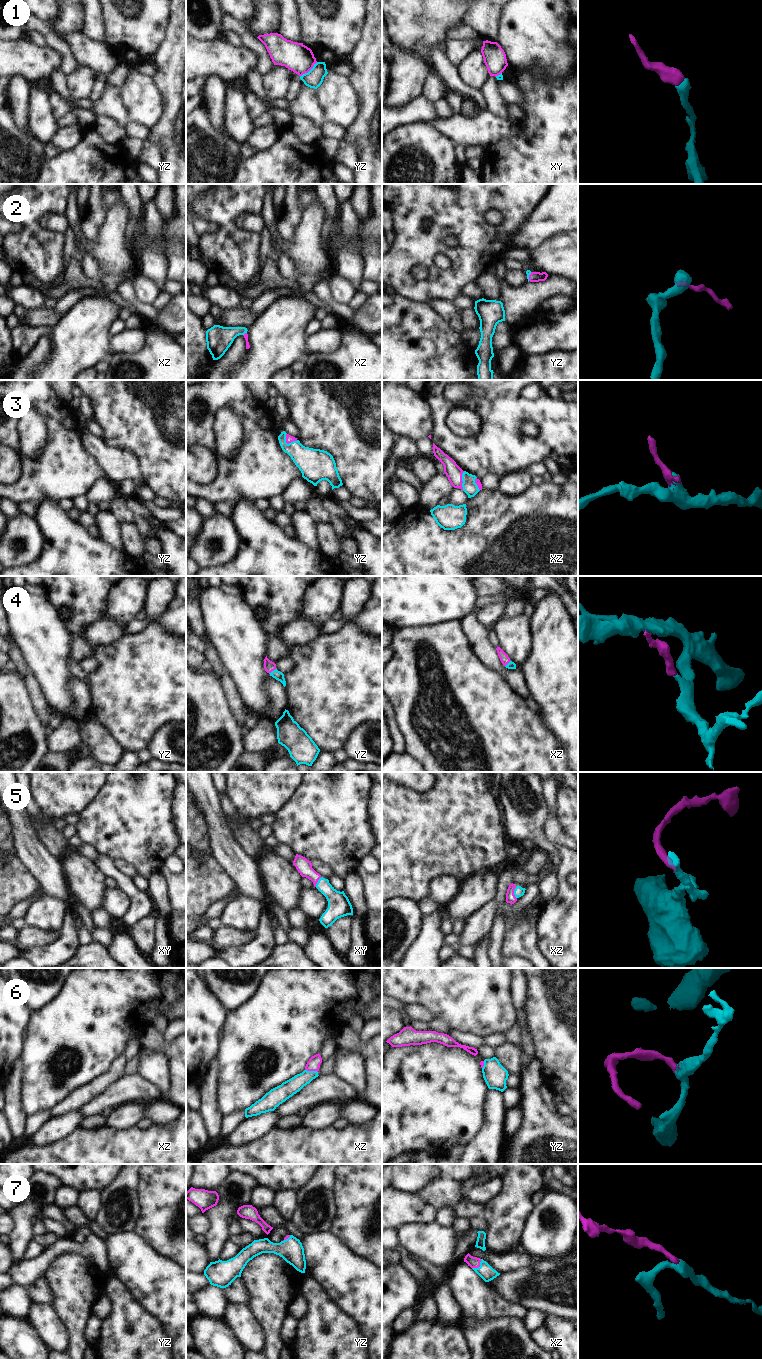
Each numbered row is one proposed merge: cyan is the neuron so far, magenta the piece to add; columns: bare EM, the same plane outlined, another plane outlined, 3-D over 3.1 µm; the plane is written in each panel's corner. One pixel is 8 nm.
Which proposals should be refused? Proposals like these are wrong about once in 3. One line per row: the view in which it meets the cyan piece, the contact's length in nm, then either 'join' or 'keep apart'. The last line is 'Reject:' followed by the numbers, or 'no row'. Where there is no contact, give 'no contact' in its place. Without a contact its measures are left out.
1: yz | 180 nm | keep apart
2: yz | 80 nm | join
3: yz | 120 nm | join
4: yz | 70 nm | join
5: xz | 100 nm | join
6: xz | 110 nm | join
7: xz | 110 nm | join
Reject: 1

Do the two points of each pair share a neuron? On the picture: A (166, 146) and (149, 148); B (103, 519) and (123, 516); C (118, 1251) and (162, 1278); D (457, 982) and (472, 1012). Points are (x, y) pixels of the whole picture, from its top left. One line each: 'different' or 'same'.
A: different
B: different
C: same
D: same

